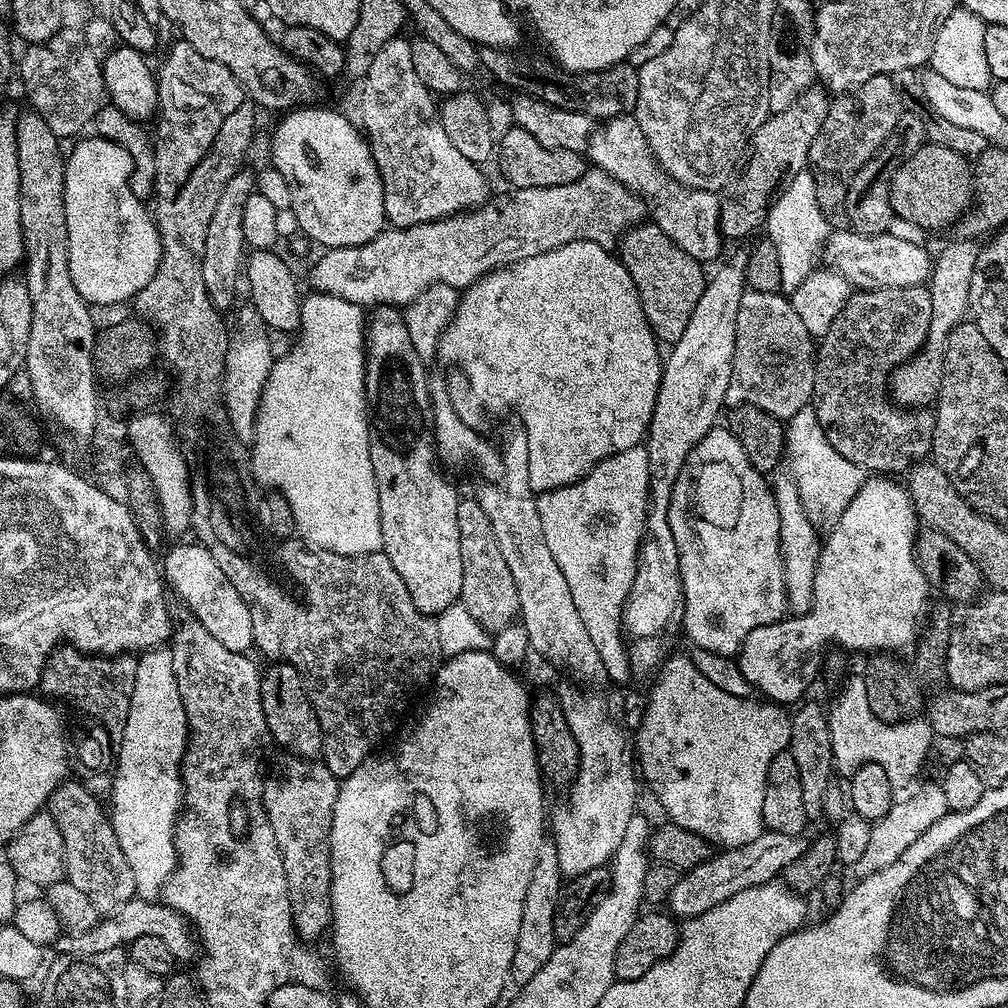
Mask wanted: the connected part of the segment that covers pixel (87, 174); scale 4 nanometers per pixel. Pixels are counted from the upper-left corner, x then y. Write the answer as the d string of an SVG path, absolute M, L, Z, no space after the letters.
M88 135L73 143L77 144L73 146L72 153L70 151L67 153L64 162L64 217L66 218L66 234L68 235L68 261L70 262L70 278L74 278L74 287L77 288L78 294L82 294L82 298L89 306L101 304L102 307L108 308L111 304L124 304L127 300L128 303L135 301L136 296L146 286L146 282L150 282L150 278L154 278L154 274L158 270L162 246L160 244L160 229L155 219L150 215L149 209L148 212L144 209L146 207L145 201L140 200L128 185L128 179L132 173L130 154L126 154L126 150L122 150L122 146L118 146L112 140L107 140L105 136Z

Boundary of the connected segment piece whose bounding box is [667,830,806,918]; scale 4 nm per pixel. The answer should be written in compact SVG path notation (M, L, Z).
M765 830L754 842L737 848L725 848L709 855L706 862L694 866L679 877L680 881L668 892L667 911L676 918L687 918L706 914L706 910L714 910L714 906L725 904L728 900L736 900L747 888L760 888L772 879L779 877L803 854L806 840L803 835L778 834Z

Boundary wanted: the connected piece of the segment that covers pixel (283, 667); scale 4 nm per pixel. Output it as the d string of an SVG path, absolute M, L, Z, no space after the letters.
M272 662L263 669L260 678L260 697L262 710L266 718L268 733L276 739L293 757L301 760L314 760L323 753L324 739L304 679L294 666L283 662Z

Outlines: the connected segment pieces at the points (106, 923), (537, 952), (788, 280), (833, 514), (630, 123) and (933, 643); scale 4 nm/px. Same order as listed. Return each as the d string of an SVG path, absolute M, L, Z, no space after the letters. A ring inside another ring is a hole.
M134 898L126 902L116 913L114 918L100 918L96 925L86 930L86 934L77 936L61 935L56 941L54 948L57 953L66 956L85 956L86 954L102 954L106 950L115 948L123 949L132 944L134 938L142 938L146 934L159 938L170 950L170 954L176 956L177 961L184 962L192 956L194 952L194 932L187 920L180 916L173 908L162 902L141 900Z
M546 842L540 847L538 862L534 862L534 875L530 878L530 886L526 889L526 902L522 902L522 926L518 926L518 946L514 950L511 979L522 986L546 966L550 954L557 946L554 934L554 910L560 901L562 877L558 866L558 854L555 843Z
M808 170L800 172L773 199L766 221L766 239L774 242L774 250L778 250L780 286L785 293L790 294L798 286L802 286L802 282L806 282L806 278L817 267L818 257L829 235L830 229L814 190L812 173Z
M811 406L798 410L794 418L786 421L784 442L786 468L798 486L798 498L802 498L802 510L806 510L806 518L810 518L810 522L818 530L831 530L838 518L842 518L842 510L846 510L846 506L854 502L854 494L858 494L858 490L864 485L865 470L849 459L842 458L830 446L818 422L816 409Z
M635 115L612 116L603 121L588 139L586 156L595 167L601 168L623 188L640 197L650 213L651 223L658 225L674 246L686 250L690 258L709 262L719 254L722 241L719 195L701 188L687 188L665 172L650 150L646 134L642 134L642 126Z
M938 600L929 607L929 615L924 624L923 632L916 644L918 656L912 664L900 664L897 657L888 654L878 654L871 657L865 670L862 670L866 682L866 698L870 710L882 721L896 723L919 715L925 707L923 697L947 679L945 662L948 657L949 638L952 636L954 621L952 618L953 605L949 601Z

